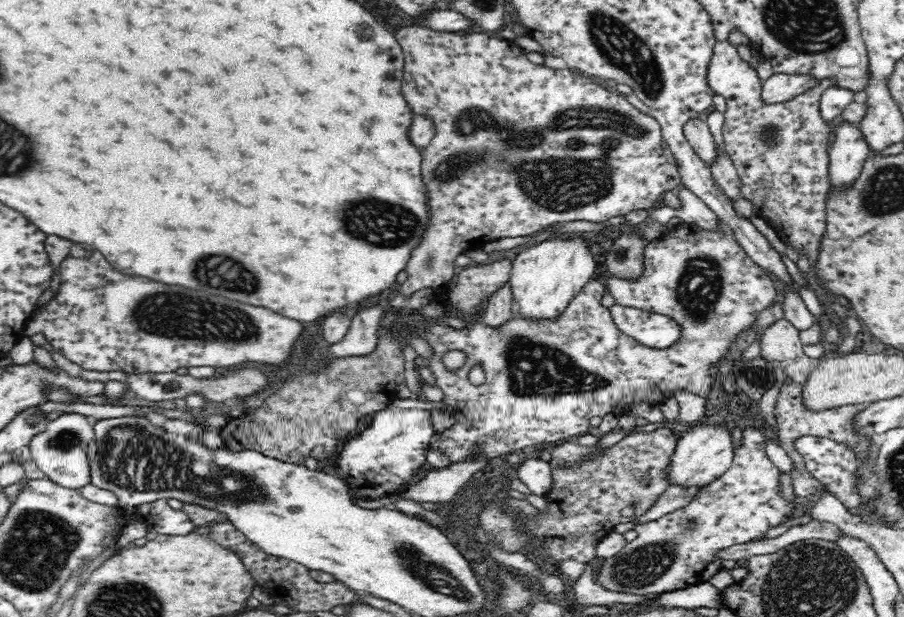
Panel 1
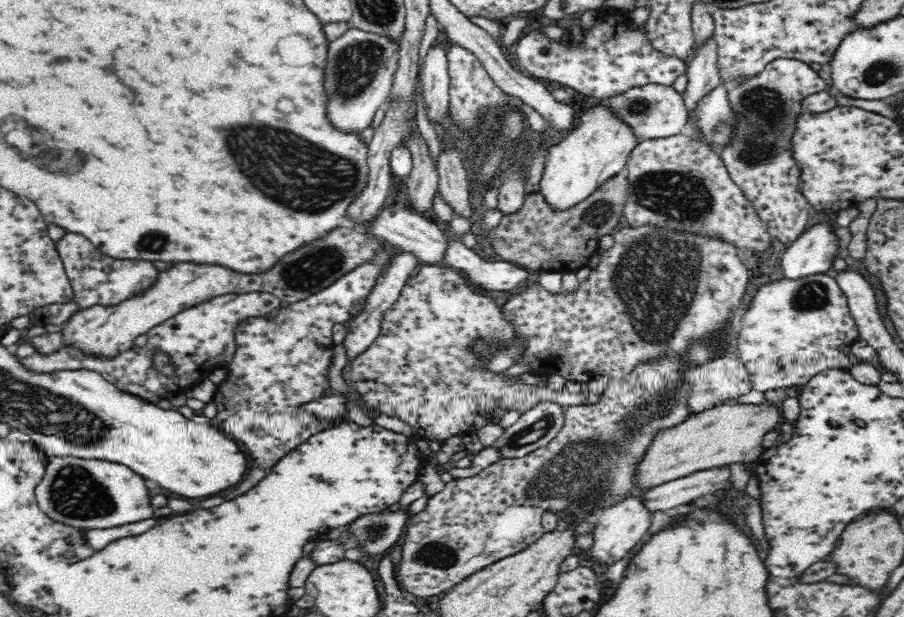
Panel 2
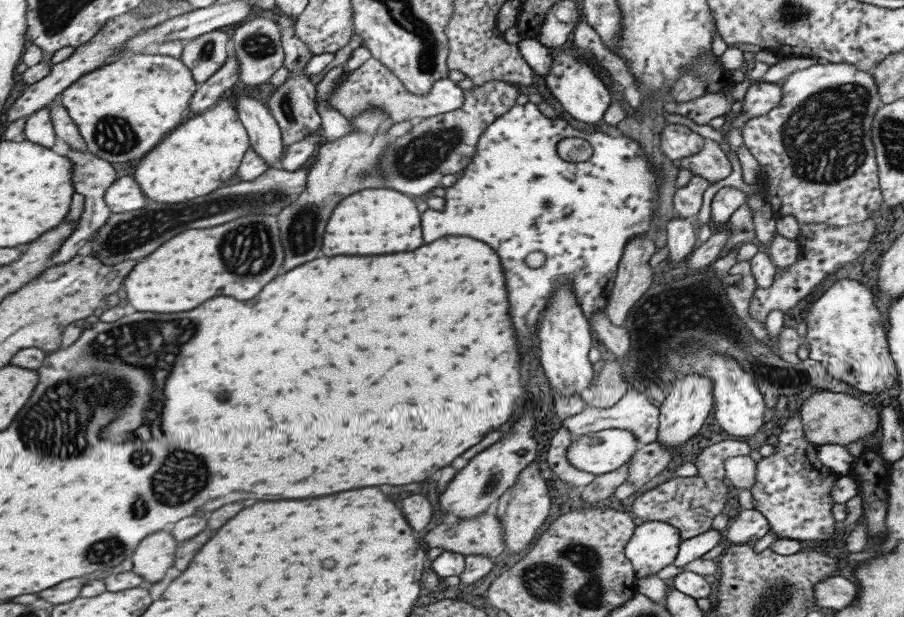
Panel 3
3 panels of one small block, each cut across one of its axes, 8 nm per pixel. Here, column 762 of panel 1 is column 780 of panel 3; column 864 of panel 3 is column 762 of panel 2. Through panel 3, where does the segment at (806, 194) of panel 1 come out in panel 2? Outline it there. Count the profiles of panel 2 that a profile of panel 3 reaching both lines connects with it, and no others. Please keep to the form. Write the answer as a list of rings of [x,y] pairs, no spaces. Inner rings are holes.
[[[778,58],[769,62],[761,73],[728,89],[731,109],[737,114],[737,124],[733,141],[718,153],[732,180],[755,206],[758,216],[767,225],[768,232],[783,243],[795,241],[806,231],[805,226],[810,212],[810,203],[798,189],[800,169],[792,157],[792,143],[790,143],[796,130],[796,118],[805,111],[800,107],[800,100],[806,98],[808,94],[823,91],[828,82],[820,77],[811,64],[792,58]]]

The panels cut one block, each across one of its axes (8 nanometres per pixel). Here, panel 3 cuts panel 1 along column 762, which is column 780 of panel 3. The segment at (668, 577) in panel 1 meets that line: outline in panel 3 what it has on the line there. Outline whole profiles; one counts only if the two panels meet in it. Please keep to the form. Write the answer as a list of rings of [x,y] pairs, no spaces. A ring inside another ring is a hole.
[[[798,403],[790,405],[786,423],[781,427],[775,453],[756,462],[755,482],[750,488],[751,502],[755,510],[758,510],[768,522],[768,527],[779,539],[791,540],[825,540],[835,530],[835,519],[831,509],[835,502],[829,496],[829,489],[839,477],[830,468],[823,466],[817,458],[816,445],[809,442],[803,434],[800,416],[798,415]]]

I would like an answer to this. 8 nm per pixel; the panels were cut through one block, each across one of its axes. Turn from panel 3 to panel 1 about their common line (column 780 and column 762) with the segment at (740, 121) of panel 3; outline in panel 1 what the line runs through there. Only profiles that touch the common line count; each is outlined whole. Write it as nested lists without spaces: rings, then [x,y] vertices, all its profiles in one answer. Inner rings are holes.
[[[774,73],[762,85],[762,100],[766,104],[786,102],[804,91],[817,87],[819,82],[813,74]]]

